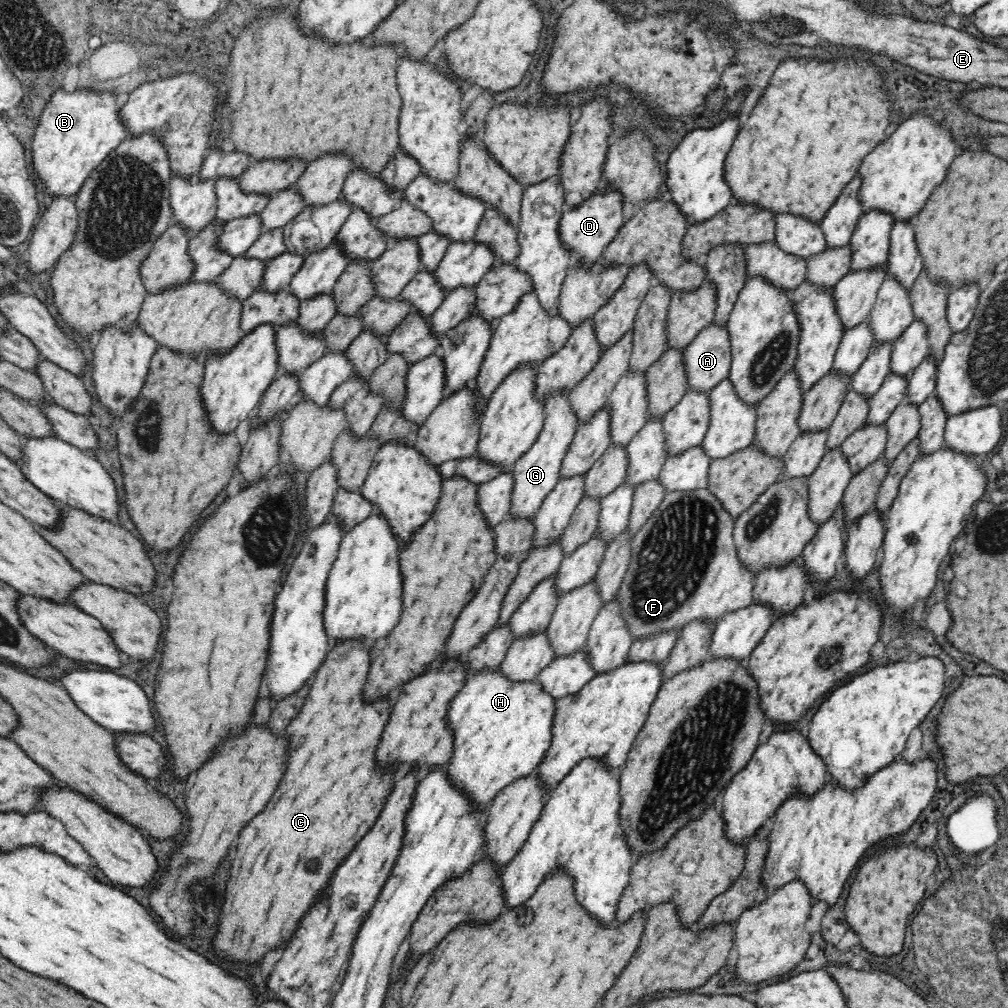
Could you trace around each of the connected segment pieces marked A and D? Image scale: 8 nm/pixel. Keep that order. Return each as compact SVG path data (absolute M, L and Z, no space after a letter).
M710 324L683 350L682 368L686 371L686 393L706 393L729 376L730 339L726 326Z
M601 184L590 199L575 209L564 211L558 226L558 239L578 267L592 269L598 264L605 248L615 239L624 224L622 206L622 195L618 195L616 189L606 191L606 187Z

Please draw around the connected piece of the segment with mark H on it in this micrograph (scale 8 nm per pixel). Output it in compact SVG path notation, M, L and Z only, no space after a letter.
M495 671L470 675L450 700L446 723L452 731L452 756L446 764L448 783L472 805L472 813L488 810L493 798L513 782L536 772L552 740L555 702L536 681L510 681Z

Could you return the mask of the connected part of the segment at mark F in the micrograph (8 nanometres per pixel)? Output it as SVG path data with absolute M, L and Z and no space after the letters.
M707 488L697 491L674 491L665 495L663 501L659 504L659 508L652 513L648 522L644 524L642 530L638 531L638 534L636 534L631 542L628 571L626 572L617 596L618 605L620 605L620 615L622 615L622 619L626 621L626 627L628 627L630 635L632 635L632 640L649 639L651 636L671 630L680 634L681 630L687 624L693 623L694 621L700 621L700 623L706 623L708 627L714 627L724 615L749 607L752 604L752 592L756 579L742 567L742 563L740 563L740 559L738 559L733 538L734 526L735 522L733 522L733 519L723 508L722 503L718 502L718 499L716 499Z

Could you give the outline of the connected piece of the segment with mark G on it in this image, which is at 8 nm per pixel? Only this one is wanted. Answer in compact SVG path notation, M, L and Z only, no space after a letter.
M562 393L547 400L544 410L546 418L542 430L530 450L522 455L521 459L517 460L513 468L514 486L508 515L508 518L512 520L533 522L536 513L542 508L544 499L550 494L551 490L554 490L560 479L563 458L570 448L578 427L578 419L576 419L574 411L570 409L568 396L568 393Z

